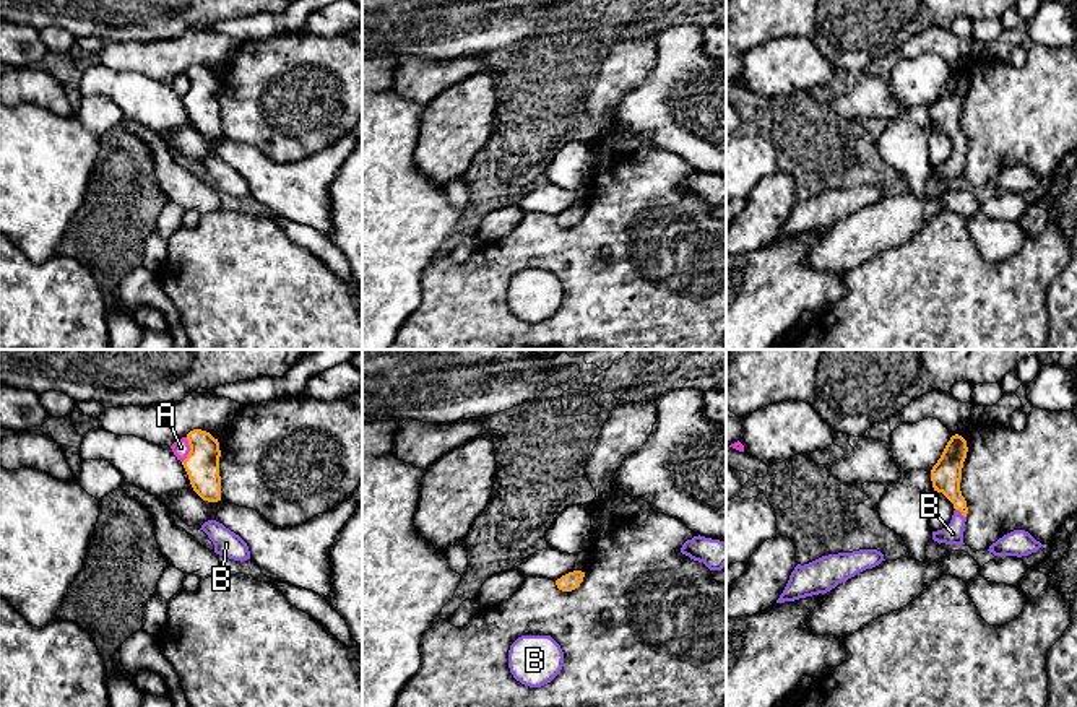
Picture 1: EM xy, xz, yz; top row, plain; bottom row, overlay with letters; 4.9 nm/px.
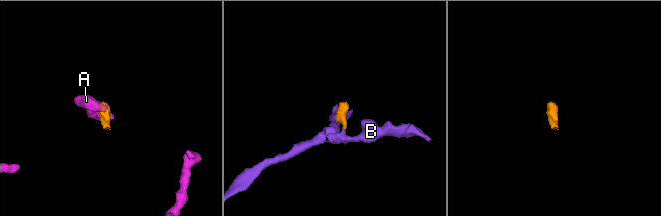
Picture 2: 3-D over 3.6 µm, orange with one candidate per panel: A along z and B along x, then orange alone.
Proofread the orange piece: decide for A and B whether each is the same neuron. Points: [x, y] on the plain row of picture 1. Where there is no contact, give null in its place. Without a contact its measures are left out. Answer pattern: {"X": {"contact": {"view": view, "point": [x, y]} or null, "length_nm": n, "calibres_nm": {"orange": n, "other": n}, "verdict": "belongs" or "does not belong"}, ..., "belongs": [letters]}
{"A": {"contact": {"view": "xy", "point": [190, 86]}, "length_nm": 130, "calibres_nm": {"orange": 170, "other": 90}, "verdict": "does not belong"}, "B": {"contact": {"view": "yz", "point": [960, 147]}, "length_nm": 70, "calibres_nm": {"orange": 150, "other": 100}, "verdict": "belongs"}, "belongs": ["B"]}

